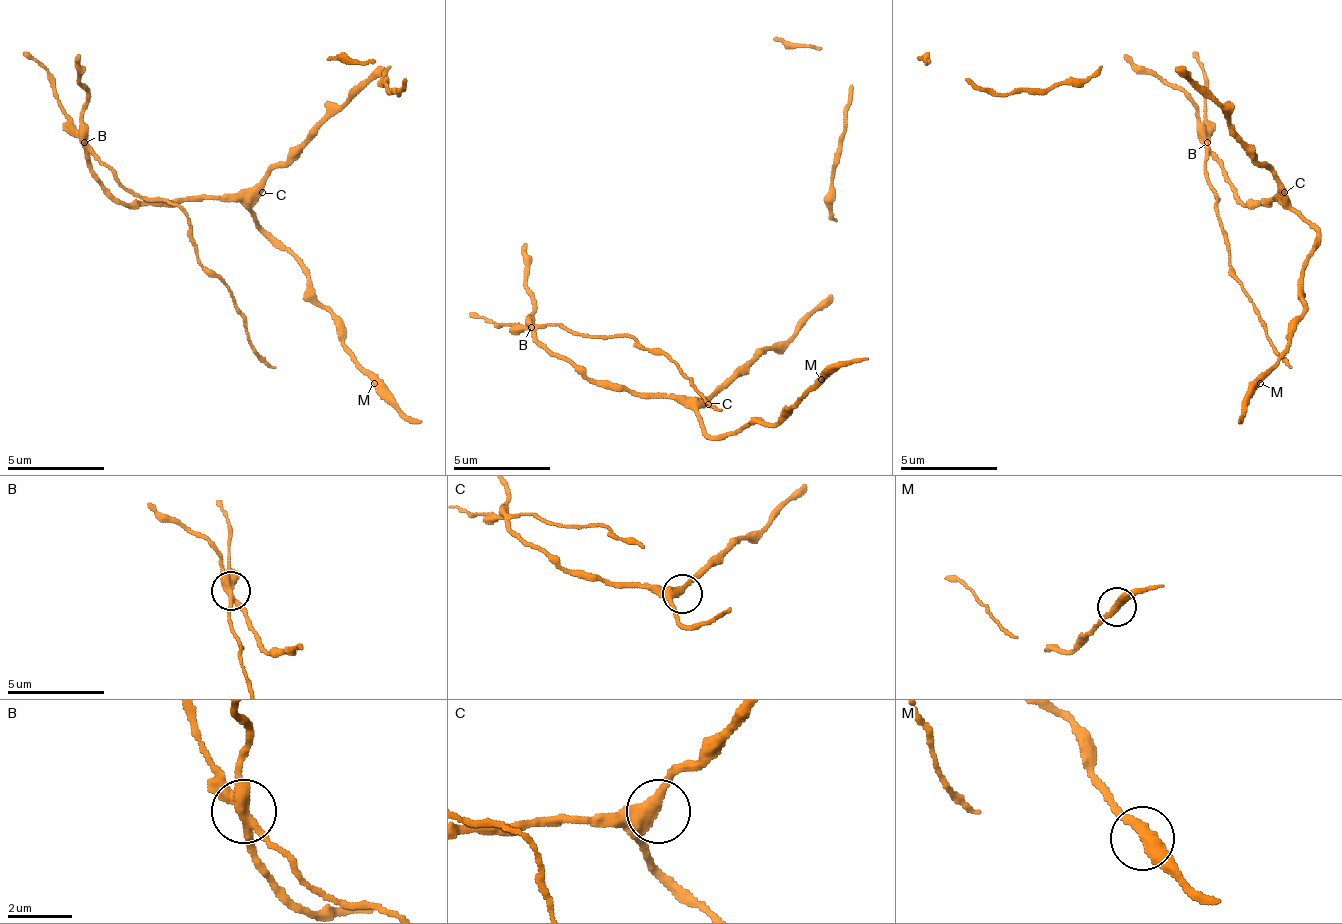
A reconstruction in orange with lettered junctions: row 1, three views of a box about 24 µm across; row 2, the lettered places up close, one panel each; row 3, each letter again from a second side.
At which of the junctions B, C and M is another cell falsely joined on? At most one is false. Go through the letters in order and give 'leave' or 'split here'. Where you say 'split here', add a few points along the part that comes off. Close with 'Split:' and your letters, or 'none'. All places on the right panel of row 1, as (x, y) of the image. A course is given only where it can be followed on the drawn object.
B: split here; course (1206, 143), (1211, 187), (1230, 261), (1230, 275), (1250, 295), (1274, 354), (1289, 368)
C: leave
M: leave
Split: B

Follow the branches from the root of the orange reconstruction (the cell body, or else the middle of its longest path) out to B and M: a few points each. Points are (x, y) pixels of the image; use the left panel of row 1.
B: (252, 187), (179, 202), (125, 202), (91, 168), (86, 143)
M: (252, 187), (252, 217), (301, 266), (306, 275), (306, 290), (330, 314), (345, 354), (374, 383)

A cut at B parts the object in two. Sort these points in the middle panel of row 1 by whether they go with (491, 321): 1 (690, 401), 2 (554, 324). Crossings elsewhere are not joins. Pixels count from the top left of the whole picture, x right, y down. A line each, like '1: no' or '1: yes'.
1: no
2: yes

